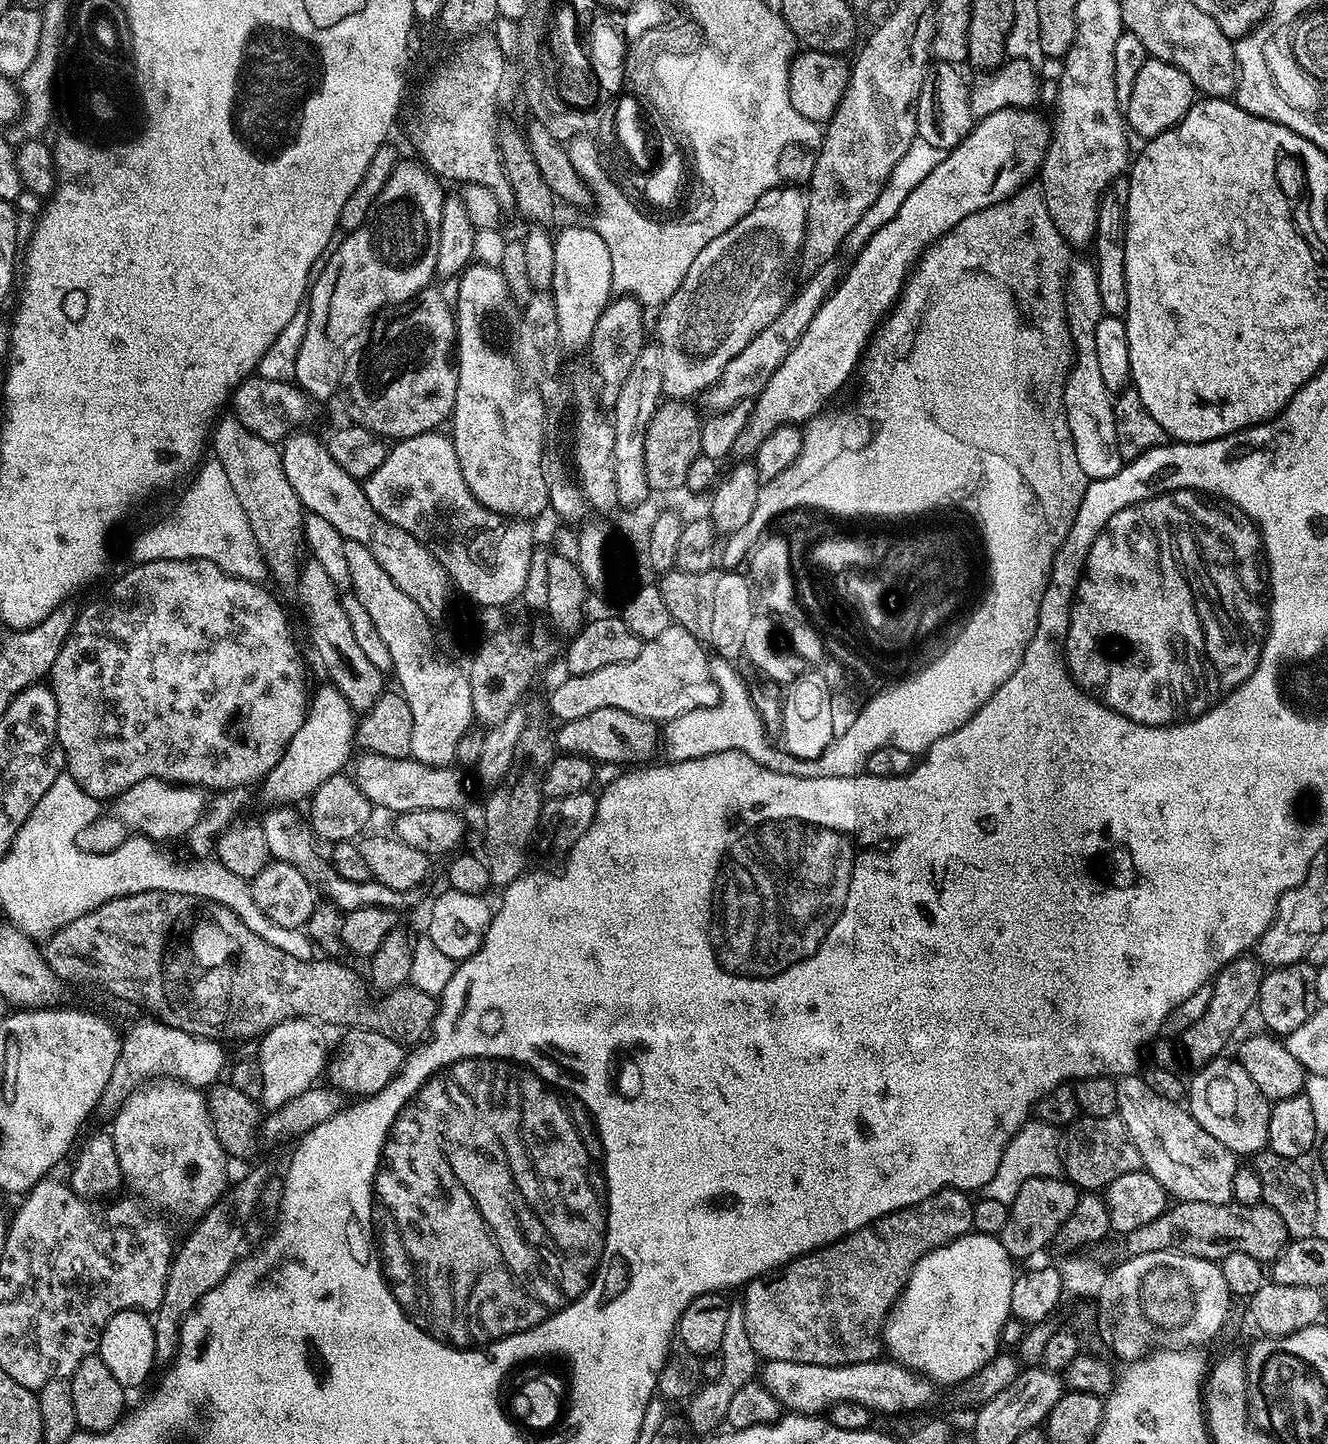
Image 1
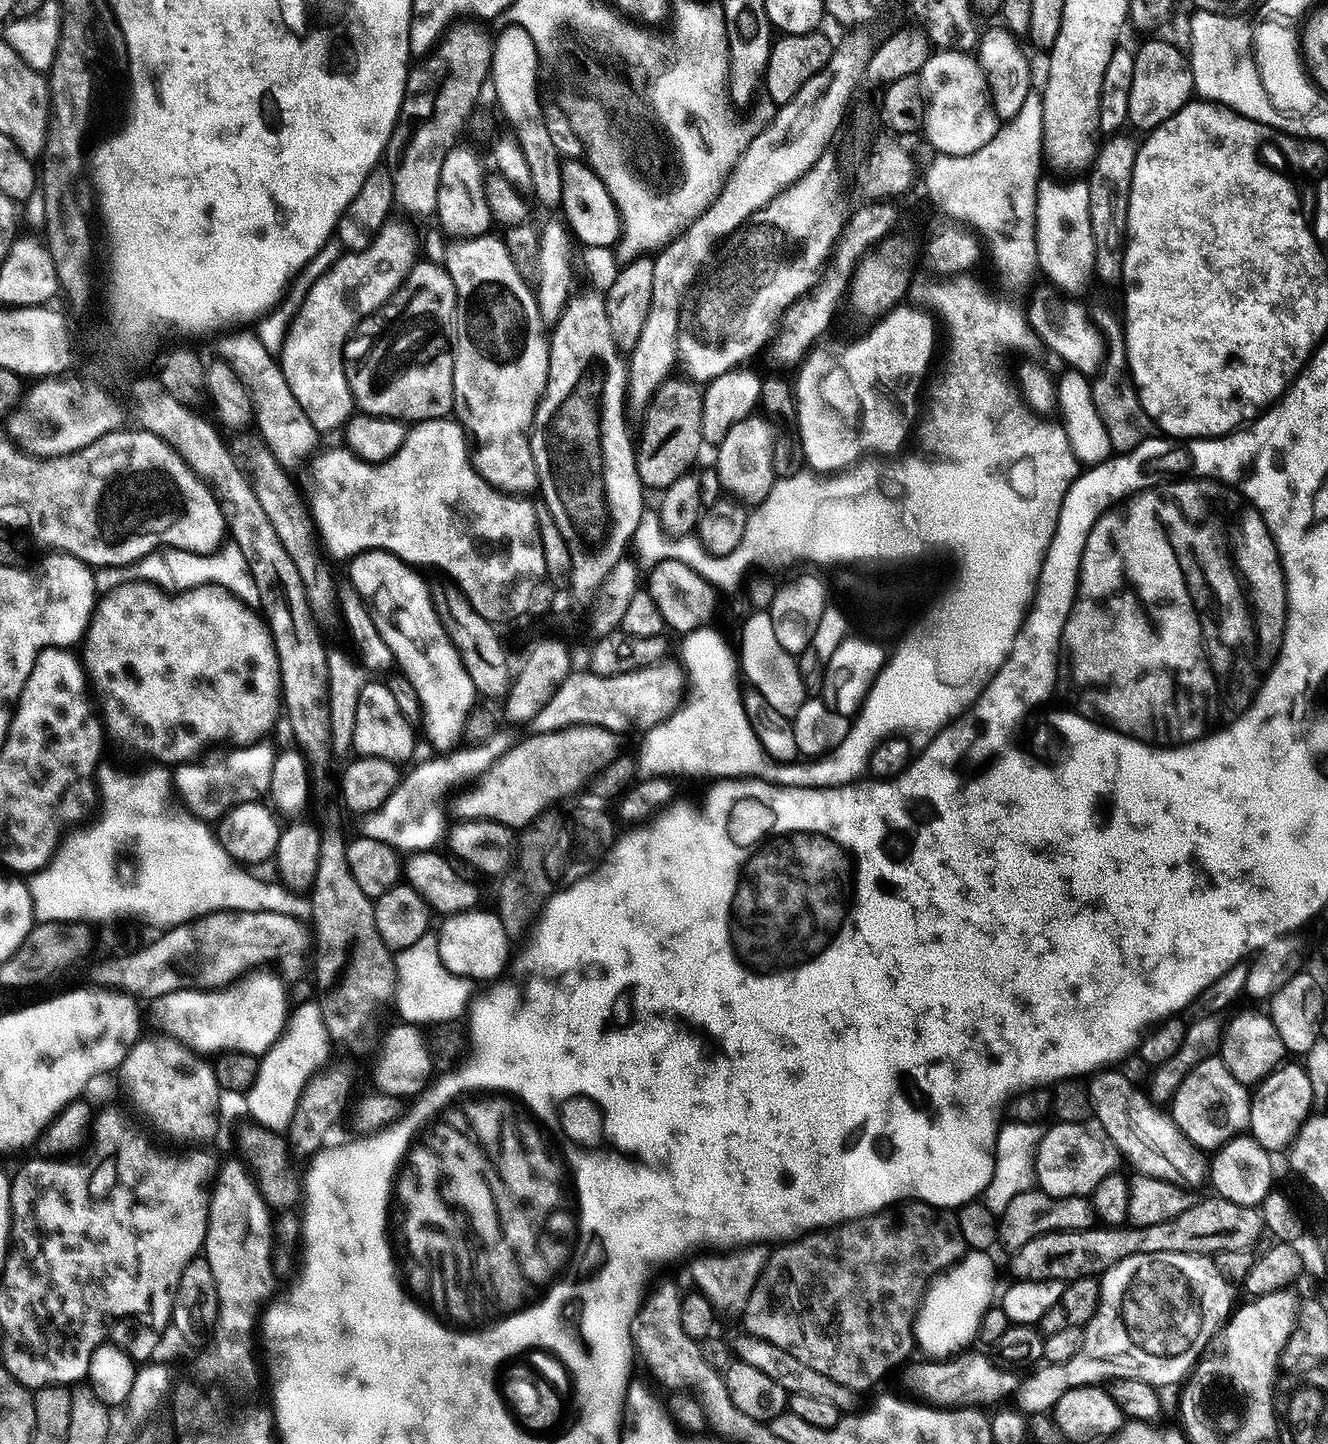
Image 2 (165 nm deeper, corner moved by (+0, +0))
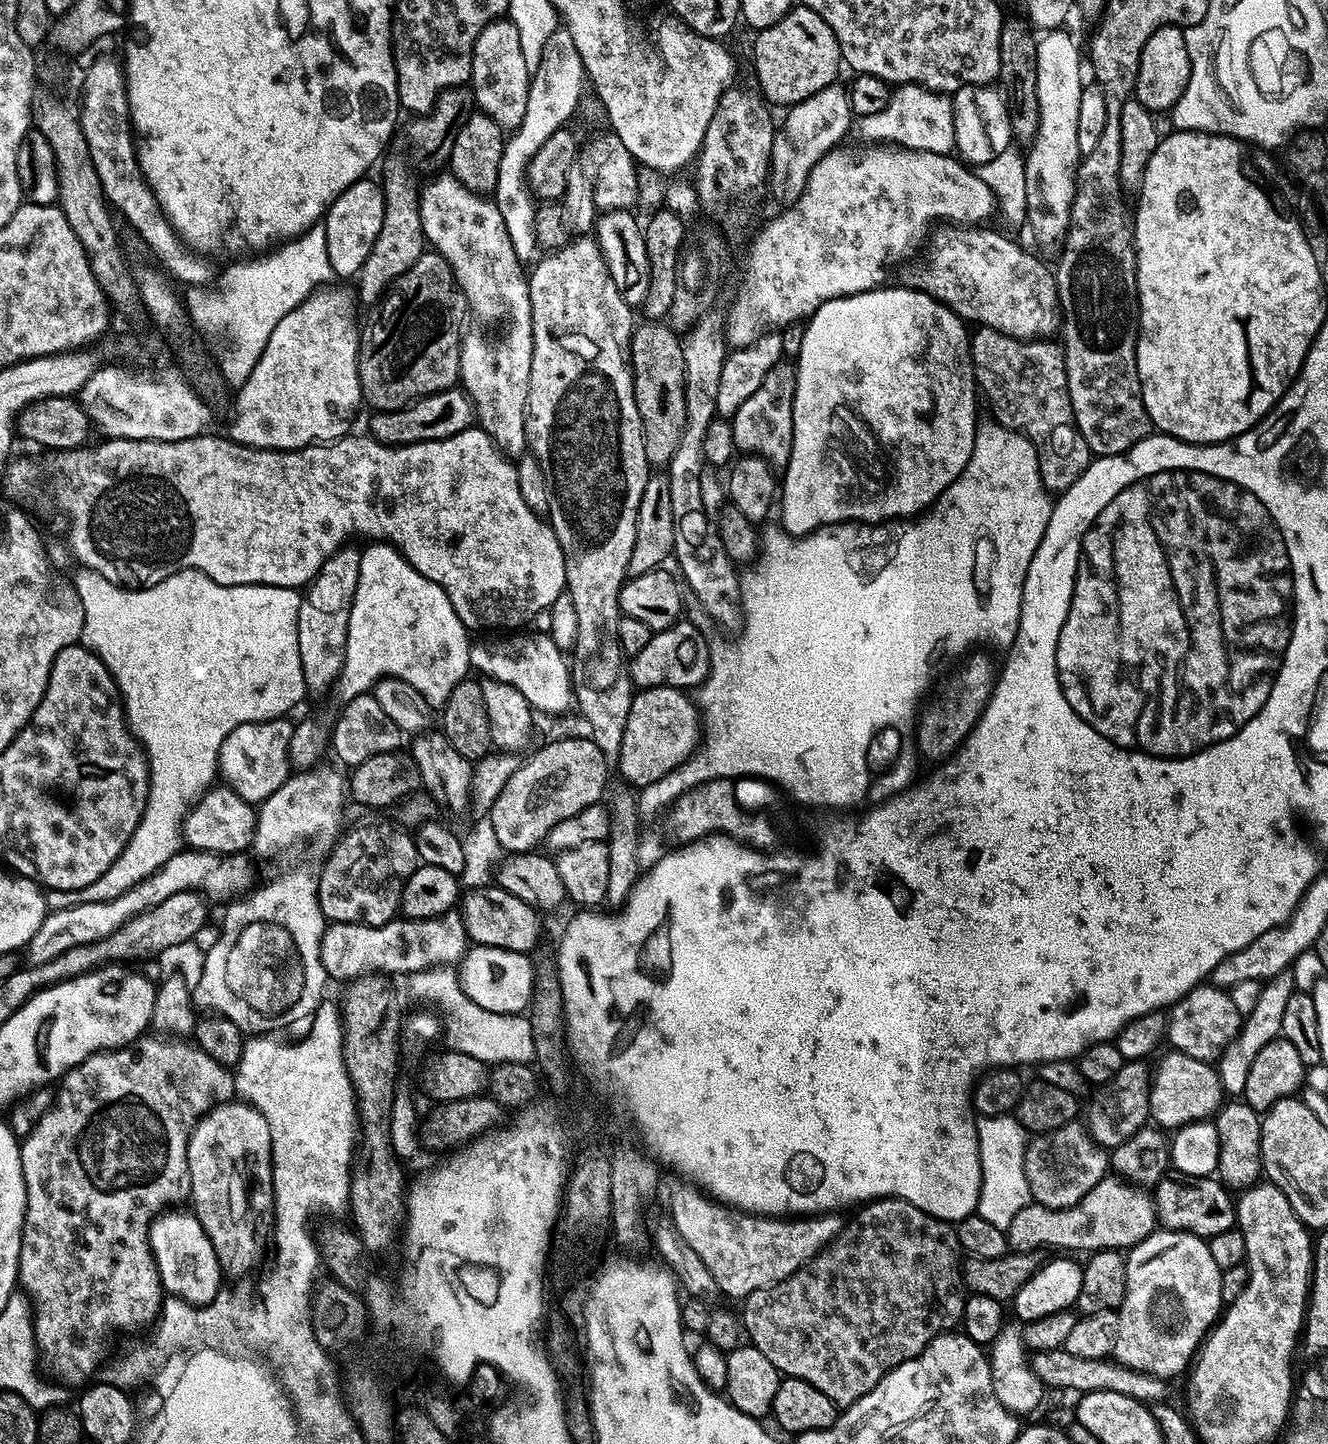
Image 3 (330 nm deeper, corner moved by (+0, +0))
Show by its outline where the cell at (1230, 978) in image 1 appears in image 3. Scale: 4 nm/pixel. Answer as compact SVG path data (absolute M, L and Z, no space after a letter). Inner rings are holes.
M1130 1060L1124 1063L1122 1070L1110 1078L1110 1082L1099 1085L1092 1096L1092 1105L1088 1108L1086 1127L1088 1132L1106 1149L1117 1148L1126 1142L1137 1130L1149 1123L1148 1107L1153 1073L1144 1060Z

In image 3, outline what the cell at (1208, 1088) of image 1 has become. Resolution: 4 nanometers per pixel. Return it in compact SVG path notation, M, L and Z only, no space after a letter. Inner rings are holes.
M1175 1050L1169 1053L1169 1056L1162 1057L1160 1065L1154 1068L1148 1107L1149 1117L1164 1130L1177 1130L1187 1124L1215 1117L1226 1096L1217 1069L1209 1061L1190 1058Z

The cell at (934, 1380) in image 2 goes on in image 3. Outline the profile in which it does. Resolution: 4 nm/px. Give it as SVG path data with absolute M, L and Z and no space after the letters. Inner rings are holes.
M1055 1348L1054 1350L1032 1352L1030 1363L1034 1374L1048 1390L1065 1388L1068 1392L1076 1392L1075 1394L1110 1390L1114 1394L1126 1394L1126 1398L1134 1398L1145 1402L1160 1402L1165 1399L1165 1381L1161 1377L1127 1368L1125 1364L1121 1364L1112 1358L1107 1360L1077 1358L1075 1354L1070 1354L1064 1348Z

